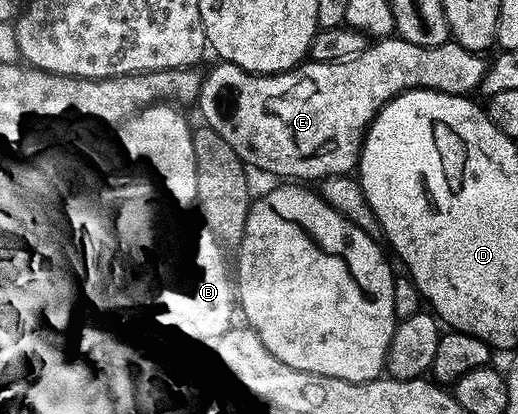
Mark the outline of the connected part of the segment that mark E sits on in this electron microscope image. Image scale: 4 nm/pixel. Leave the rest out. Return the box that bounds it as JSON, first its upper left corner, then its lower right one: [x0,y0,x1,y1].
[200,38,488,182]

